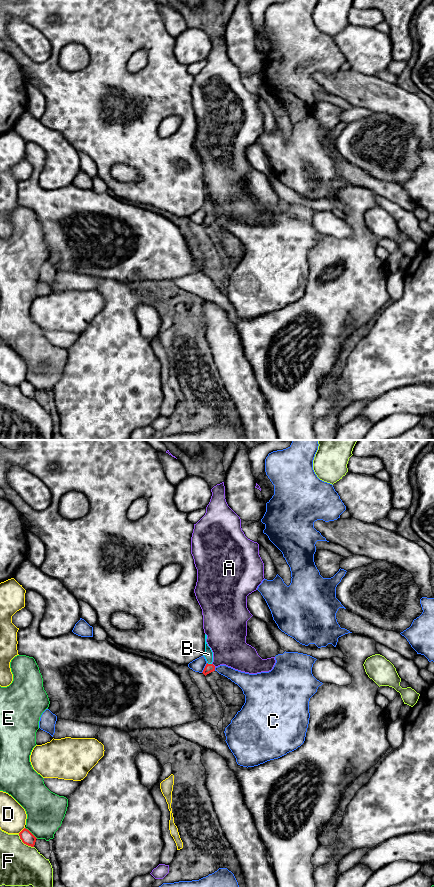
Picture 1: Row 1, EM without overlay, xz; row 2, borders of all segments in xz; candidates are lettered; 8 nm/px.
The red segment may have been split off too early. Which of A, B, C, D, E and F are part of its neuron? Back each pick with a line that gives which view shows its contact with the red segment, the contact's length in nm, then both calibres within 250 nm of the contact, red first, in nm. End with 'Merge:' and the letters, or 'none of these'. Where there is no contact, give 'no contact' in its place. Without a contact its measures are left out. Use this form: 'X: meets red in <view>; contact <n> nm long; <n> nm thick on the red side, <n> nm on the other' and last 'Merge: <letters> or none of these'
B: meets red in xz; contact 40 nm long; 70 nm thick on the red side, 80 nm on the other
Merge: B

